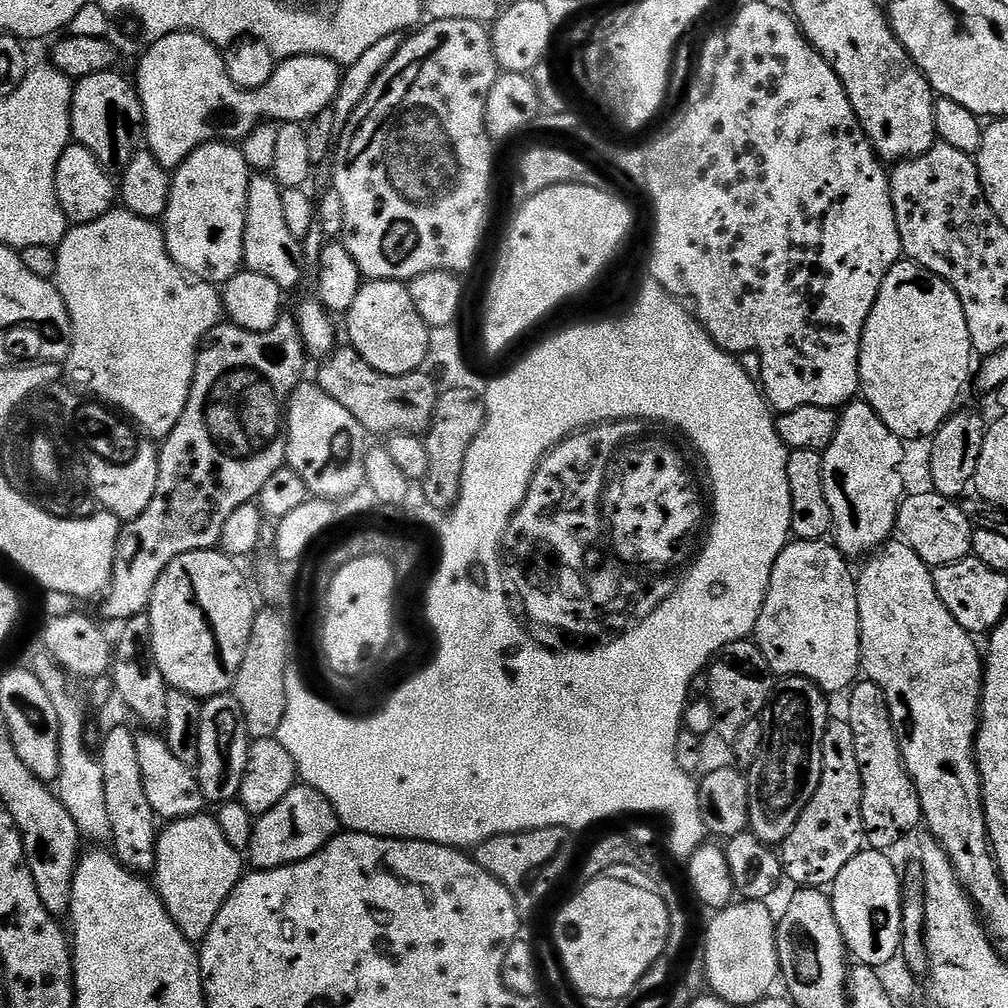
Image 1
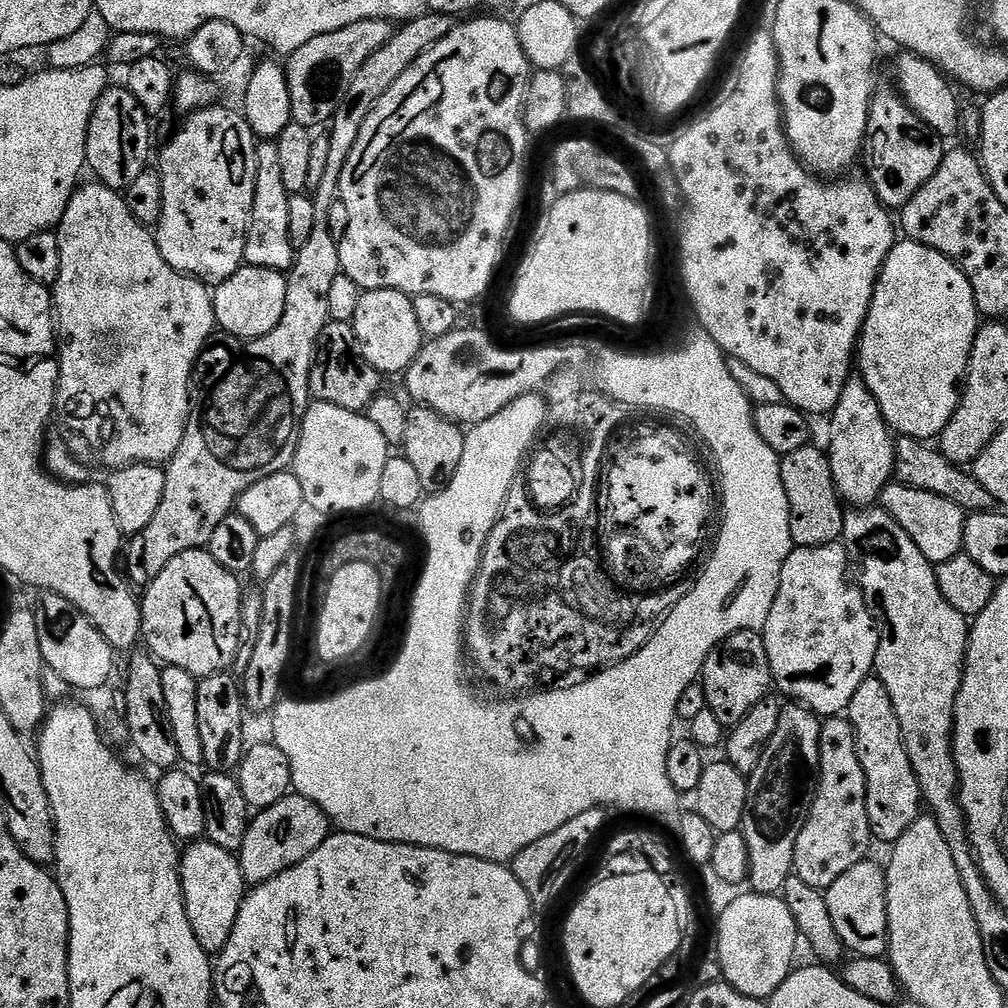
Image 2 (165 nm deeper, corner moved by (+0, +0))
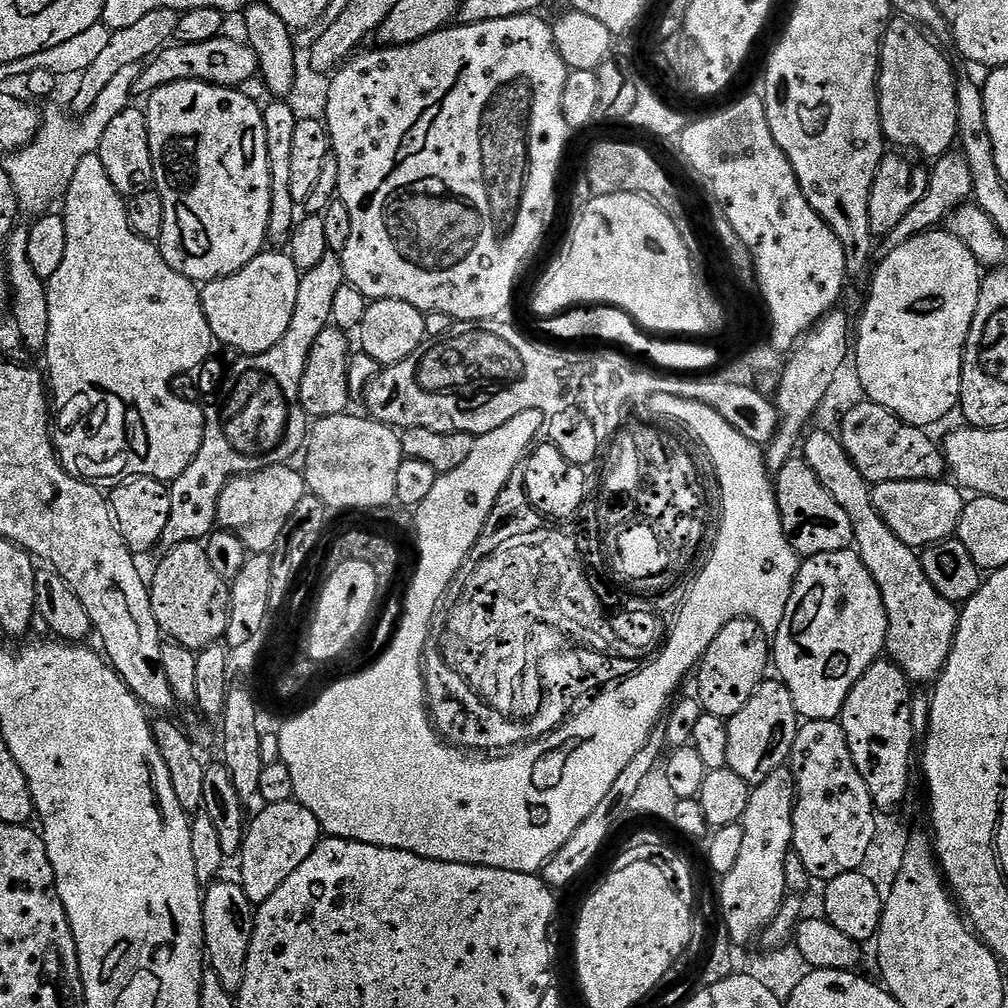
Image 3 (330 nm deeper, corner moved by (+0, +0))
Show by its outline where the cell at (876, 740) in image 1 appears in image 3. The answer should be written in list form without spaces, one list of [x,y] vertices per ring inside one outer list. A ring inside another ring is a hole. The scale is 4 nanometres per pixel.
[[[881,658],[868,667],[866,674],[862,674],[862,678],[858,678],[858,682],[854,682],[854,686],[850,690],[838,717],[842,730],[846,734],[846,742],[850,746],[850,754],[854,758],[854,766],[858,766],[858,774],[862,774],[862,778],[866,782],[866,790],[870,790],[870,798],[881,813],[895,813],[899,809],[899,804],[908,796],[908,783],[912,780],[912,764],[914,768],[914,756],[912,760],[914,743],[911,732],[911,698],[913,691],[914,684],[913,681],[909,680],[908,675],[891,658]]]

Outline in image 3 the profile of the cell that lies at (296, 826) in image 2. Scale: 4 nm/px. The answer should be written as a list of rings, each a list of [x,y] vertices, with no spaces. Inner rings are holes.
[[[295,799],[277,804],[264,804],[256,817],[249,819],[244,833],[244,844],[240,848],[238,863],[240,877],[238,883],[243,888],[248,901],[259,906],[310,858],[310,854],[322,839],[322,829],[318,818],[306,810],[306,806],[297,804]]]

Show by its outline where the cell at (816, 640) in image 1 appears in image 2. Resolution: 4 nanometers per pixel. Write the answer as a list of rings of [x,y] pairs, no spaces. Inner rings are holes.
[[[843,543],[817,548],[793,547],[782,566],[778,598],[774,598],[774,607],[770,610],[770,618],[766,618],[762,635],[766,658],[770,658],[772,682],[781,697],[788,696],[784,698],[804,705],[821,718],[847,713],[854,690],[862,686],[866,677],[873,675],[880,629],[864,596],[850,579],[848,555]]]

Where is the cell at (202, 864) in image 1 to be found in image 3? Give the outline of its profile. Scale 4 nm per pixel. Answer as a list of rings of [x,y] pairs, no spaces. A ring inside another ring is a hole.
[[[225,878],[207,885],[204,902],[204,951],[207,967],[218,974],[222,986],[230,993],[239,993],[242,978],[246,974],[246,958],[250,954],[250,942],[254,930],[254,906],[246,898],[239,883],[232,884]]]

